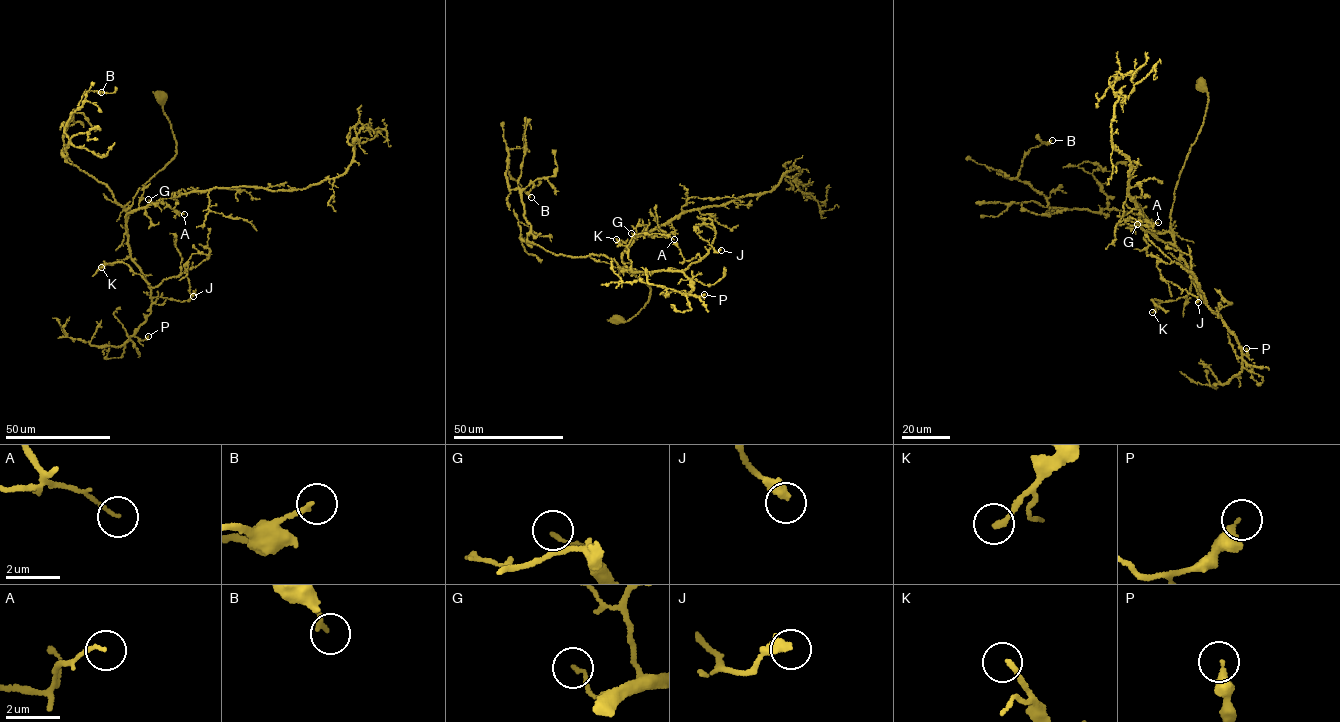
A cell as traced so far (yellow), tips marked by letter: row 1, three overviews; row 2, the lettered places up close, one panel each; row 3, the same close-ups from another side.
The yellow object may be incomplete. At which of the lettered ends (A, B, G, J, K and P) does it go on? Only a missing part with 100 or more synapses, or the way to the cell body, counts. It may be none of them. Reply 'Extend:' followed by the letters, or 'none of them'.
Extend: none of them

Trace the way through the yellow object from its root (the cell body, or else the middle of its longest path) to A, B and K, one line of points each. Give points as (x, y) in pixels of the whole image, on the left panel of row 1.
A: (162, 99), (176, 153), (137, 190), (126, 219), (130, 212), (158, 202), (167, 203), (176, 213), (184, 214)
B: (162, 99), (176, 153), (137, 190), (128, 214), (108, 186), (61, 154), (82, 96), (101, 92)
K: (162, 99), (176, 153), (137, 190), (126, 224), (130, 256), (101, 267)

